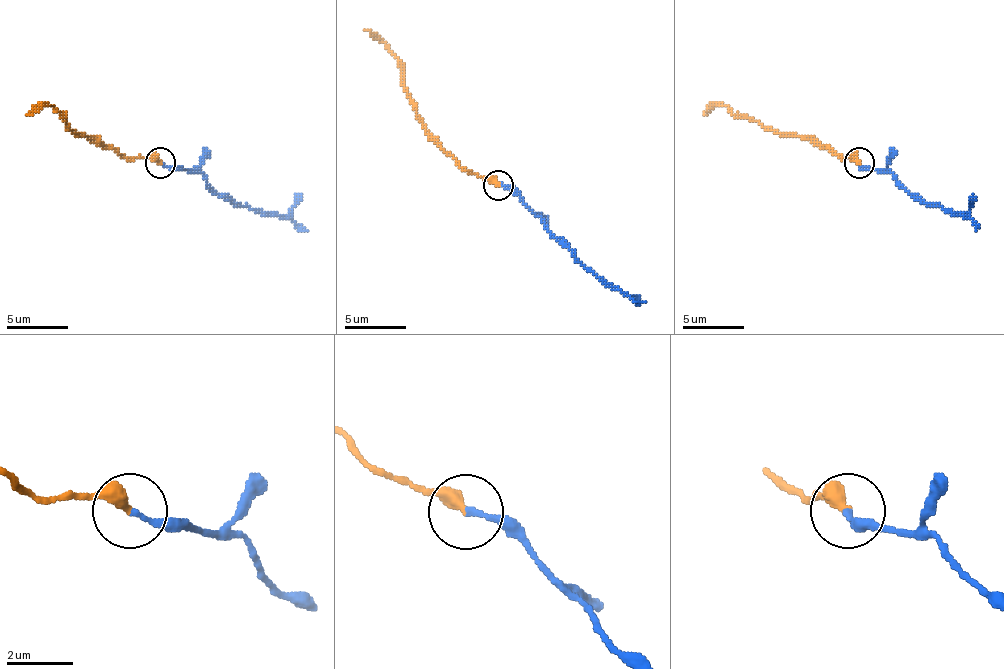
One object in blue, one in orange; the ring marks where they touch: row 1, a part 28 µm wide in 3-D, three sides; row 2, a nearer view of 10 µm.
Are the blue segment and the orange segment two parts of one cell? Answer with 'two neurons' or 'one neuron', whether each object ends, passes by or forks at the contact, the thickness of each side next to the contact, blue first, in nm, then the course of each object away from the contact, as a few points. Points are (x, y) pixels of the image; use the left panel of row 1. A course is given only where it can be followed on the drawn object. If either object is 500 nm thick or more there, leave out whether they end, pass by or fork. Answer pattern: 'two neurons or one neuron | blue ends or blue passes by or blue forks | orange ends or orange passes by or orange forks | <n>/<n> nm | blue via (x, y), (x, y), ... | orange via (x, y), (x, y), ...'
two neurons | blue ends | orange ends | 160/400 nm | blue via (161, 163), (197, 170), (219, 194), (249, 209), (289, 215), (307, 231) | orange via (161, 163), (151, 157), (121, 157), (87, 136), (75, 133), (51, 105), (26, 115)

